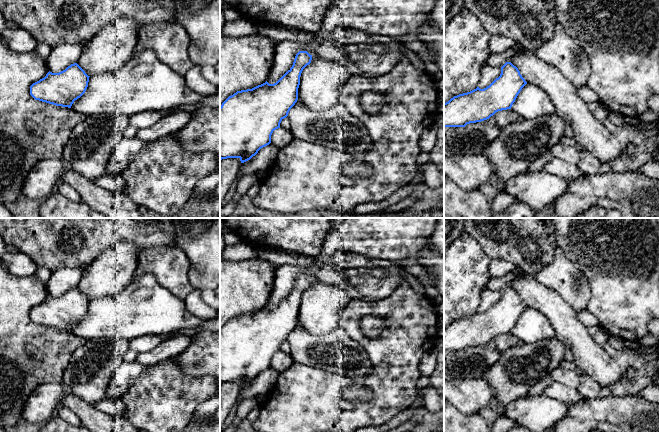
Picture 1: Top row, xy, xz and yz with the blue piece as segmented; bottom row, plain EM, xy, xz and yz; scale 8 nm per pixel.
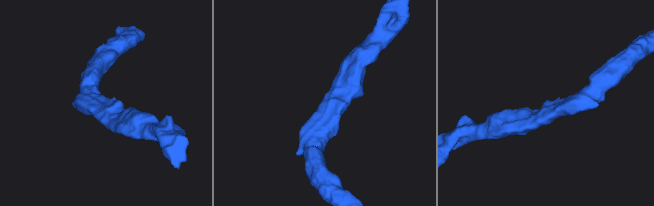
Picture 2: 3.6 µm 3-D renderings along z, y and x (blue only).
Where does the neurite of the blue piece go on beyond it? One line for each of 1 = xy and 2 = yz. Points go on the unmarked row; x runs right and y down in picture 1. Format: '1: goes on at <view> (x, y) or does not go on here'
1: does not go on here
2: does not go on here

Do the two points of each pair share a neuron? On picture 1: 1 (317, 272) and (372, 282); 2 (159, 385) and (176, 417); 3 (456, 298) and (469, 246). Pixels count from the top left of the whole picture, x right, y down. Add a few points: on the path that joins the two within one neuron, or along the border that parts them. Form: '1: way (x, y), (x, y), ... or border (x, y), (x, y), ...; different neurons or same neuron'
1: way (331, 273), (354, 273), (358, 275); same neuron
2: way (161, 393), (162, 403), (168, 409); same neuron
3: way (456, 285), (456, 278), (461, 273), (465, 259); same neuron

